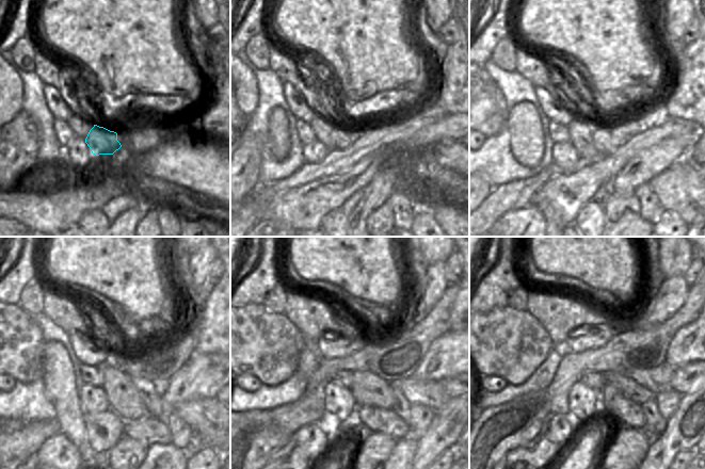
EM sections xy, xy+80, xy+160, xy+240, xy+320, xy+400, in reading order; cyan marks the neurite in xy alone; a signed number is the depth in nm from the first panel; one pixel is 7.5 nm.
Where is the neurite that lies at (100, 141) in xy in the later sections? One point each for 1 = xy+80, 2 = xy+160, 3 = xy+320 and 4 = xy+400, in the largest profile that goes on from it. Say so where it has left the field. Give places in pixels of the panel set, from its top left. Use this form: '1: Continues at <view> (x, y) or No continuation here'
1: Continues at xy+80 (343, 140)
2: Continues at xy+160 (602, 133)
3: Continues at xy+320 (401, 406)
4: Continues at xy+400 (654, 423).

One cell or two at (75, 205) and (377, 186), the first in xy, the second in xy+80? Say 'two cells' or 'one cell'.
two cells

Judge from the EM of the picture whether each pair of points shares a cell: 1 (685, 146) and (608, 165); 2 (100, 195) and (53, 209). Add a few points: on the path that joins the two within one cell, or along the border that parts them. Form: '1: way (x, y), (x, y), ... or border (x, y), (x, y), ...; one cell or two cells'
1: border (651, 146), (636, 154), (613, 179); two cells
2: way (89, 196), (65, 206); one cell

